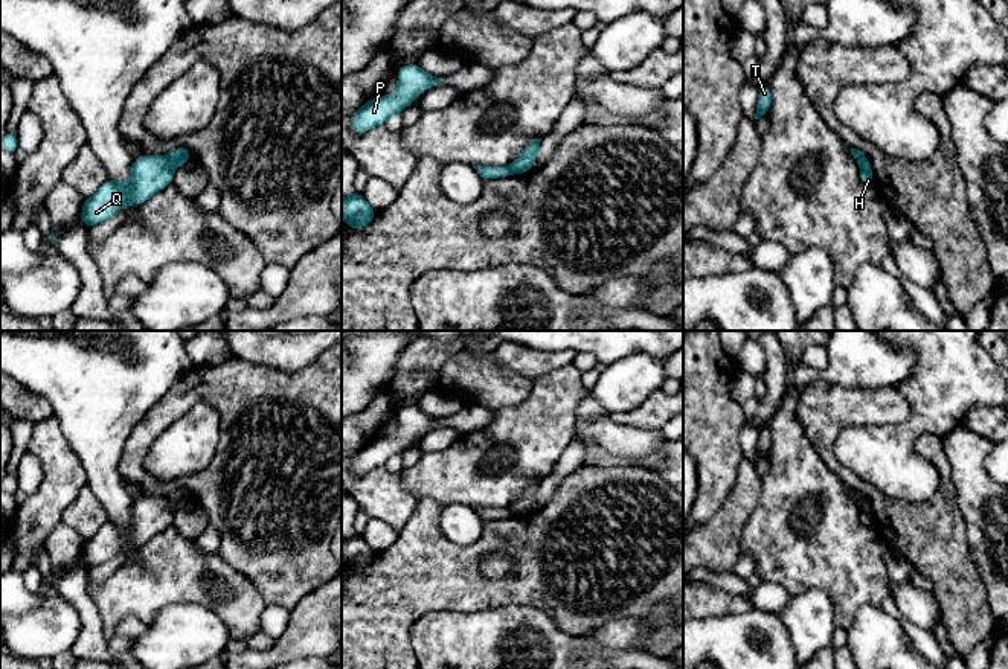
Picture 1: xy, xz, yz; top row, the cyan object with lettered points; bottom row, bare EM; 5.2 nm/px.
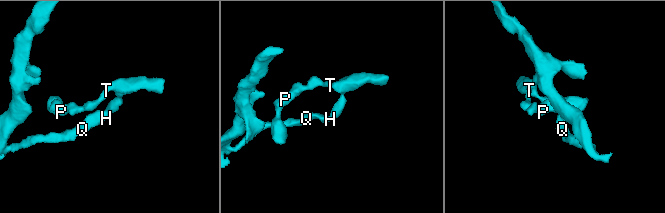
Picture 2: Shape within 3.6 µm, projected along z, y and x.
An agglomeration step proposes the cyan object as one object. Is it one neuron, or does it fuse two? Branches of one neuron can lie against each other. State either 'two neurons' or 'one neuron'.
two neurons

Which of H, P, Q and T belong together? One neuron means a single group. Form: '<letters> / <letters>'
H Q / P T

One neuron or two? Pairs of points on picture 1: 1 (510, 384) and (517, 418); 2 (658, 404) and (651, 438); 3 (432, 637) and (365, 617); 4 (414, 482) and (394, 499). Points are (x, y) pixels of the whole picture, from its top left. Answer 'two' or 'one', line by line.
1: two
2: two
3: two
4: two

